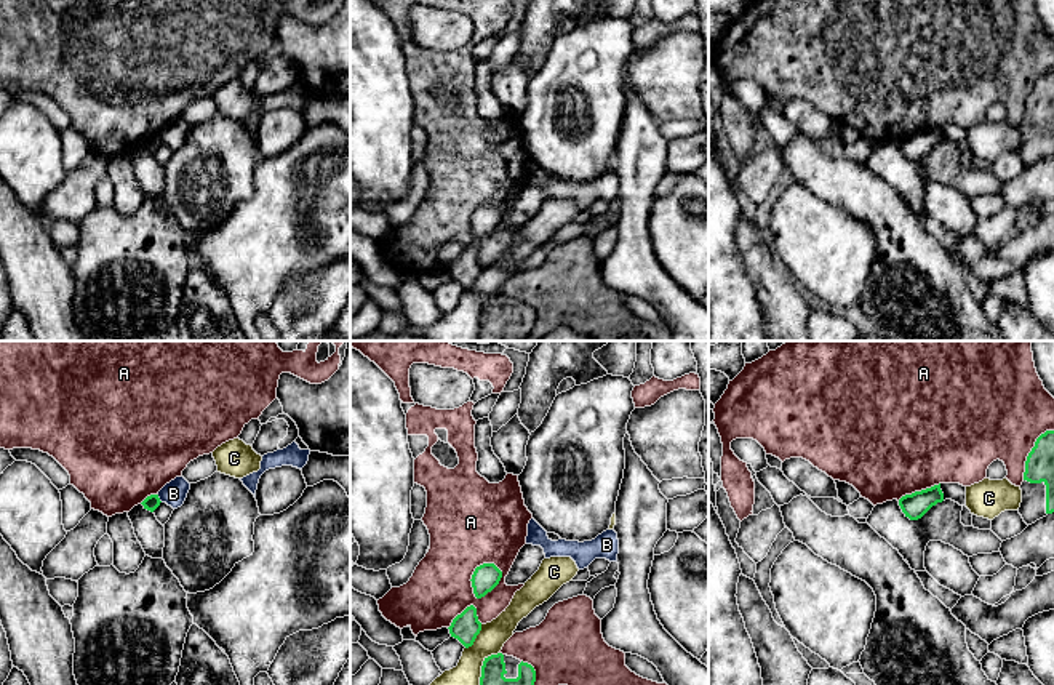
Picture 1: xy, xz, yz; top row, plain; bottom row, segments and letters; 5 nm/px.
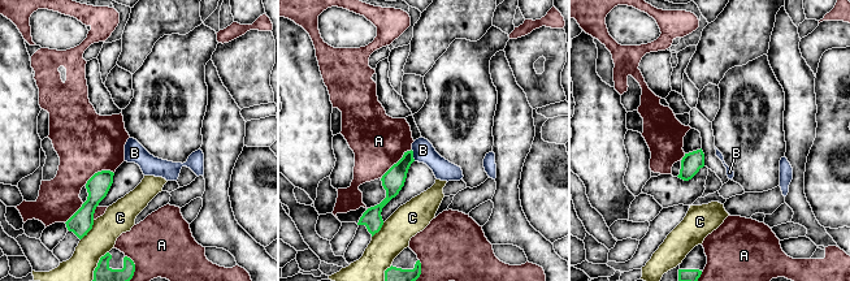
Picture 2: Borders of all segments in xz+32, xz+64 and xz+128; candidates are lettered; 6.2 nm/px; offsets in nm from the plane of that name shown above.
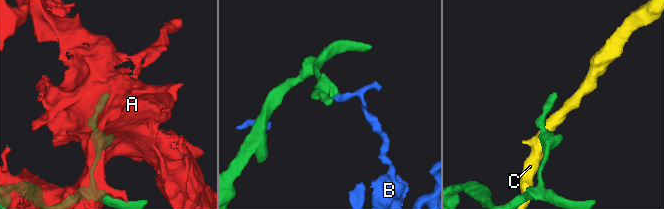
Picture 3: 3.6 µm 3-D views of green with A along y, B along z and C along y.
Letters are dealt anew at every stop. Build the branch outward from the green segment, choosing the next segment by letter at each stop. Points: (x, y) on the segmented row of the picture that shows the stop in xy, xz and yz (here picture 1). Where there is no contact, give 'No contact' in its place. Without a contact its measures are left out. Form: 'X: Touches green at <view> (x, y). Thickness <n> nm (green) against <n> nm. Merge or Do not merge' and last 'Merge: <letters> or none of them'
A: Touches green at xz (498, 583). Thickness 140 nm (green) against 300 nm. Do not merge
B: Touches green at xy (159, 498). Thickness 80 nm (green) against 120 nm. Do not merge
C: Touches green at xz (483, 664). Thickness 120 nm (green) against 140 nm. Do not merge
Merge: none of them

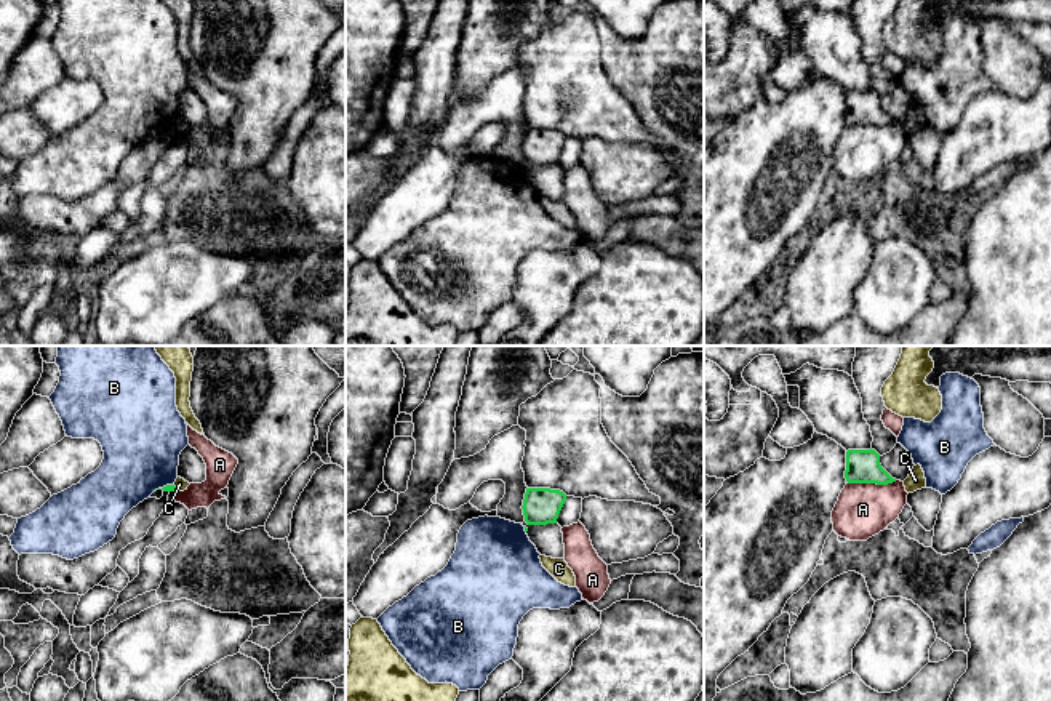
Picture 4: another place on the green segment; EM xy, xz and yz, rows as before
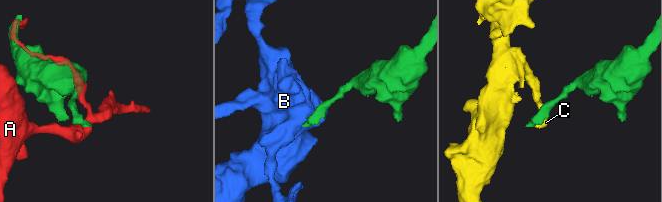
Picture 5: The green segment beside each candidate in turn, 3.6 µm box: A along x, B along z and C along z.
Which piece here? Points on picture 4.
A: Touches green at yz (871, 482). Thickness 180 nm (green) against 280 nm. Do not merge
B: Touches green at xy (167, 485). Thickness 30 nm (green) against 400 nm. Do not merge
C: Touches green at xy (175, 487). Thickness 30 nm (green) against 60 nm. Do not merge
Merge: none of them

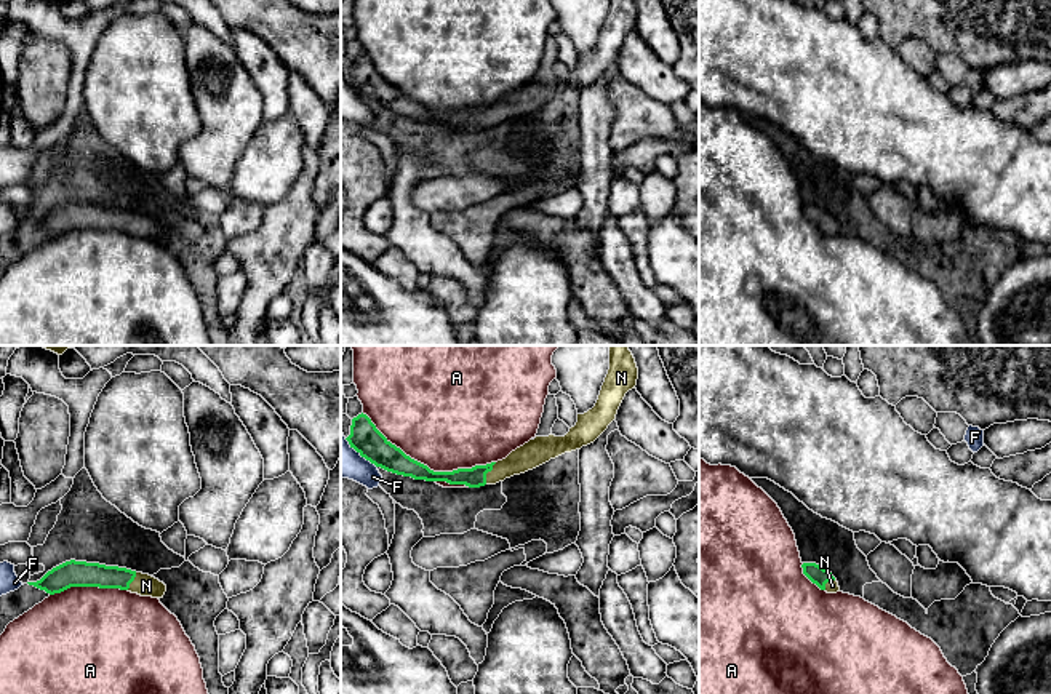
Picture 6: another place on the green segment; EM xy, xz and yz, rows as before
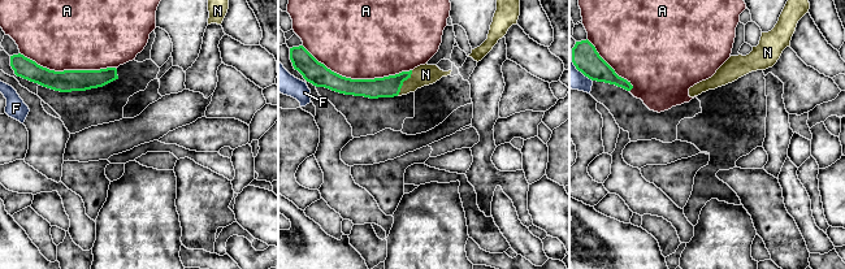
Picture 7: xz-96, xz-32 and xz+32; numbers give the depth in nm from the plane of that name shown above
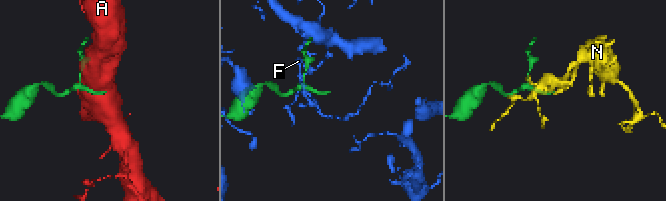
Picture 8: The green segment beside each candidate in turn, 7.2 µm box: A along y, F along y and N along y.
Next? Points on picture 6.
A: Touches green at xz (426, 466). Thickness 140 nm (green) against 500 nm. Do not merge
F: Touches green at xz (360, 454). Thickness 160 nm (green) against 170 nm. Do not merge
N: Touches green at xz (487, 472). Thickness 110 nm (green) against 140 nm. Merge
Merge: N

